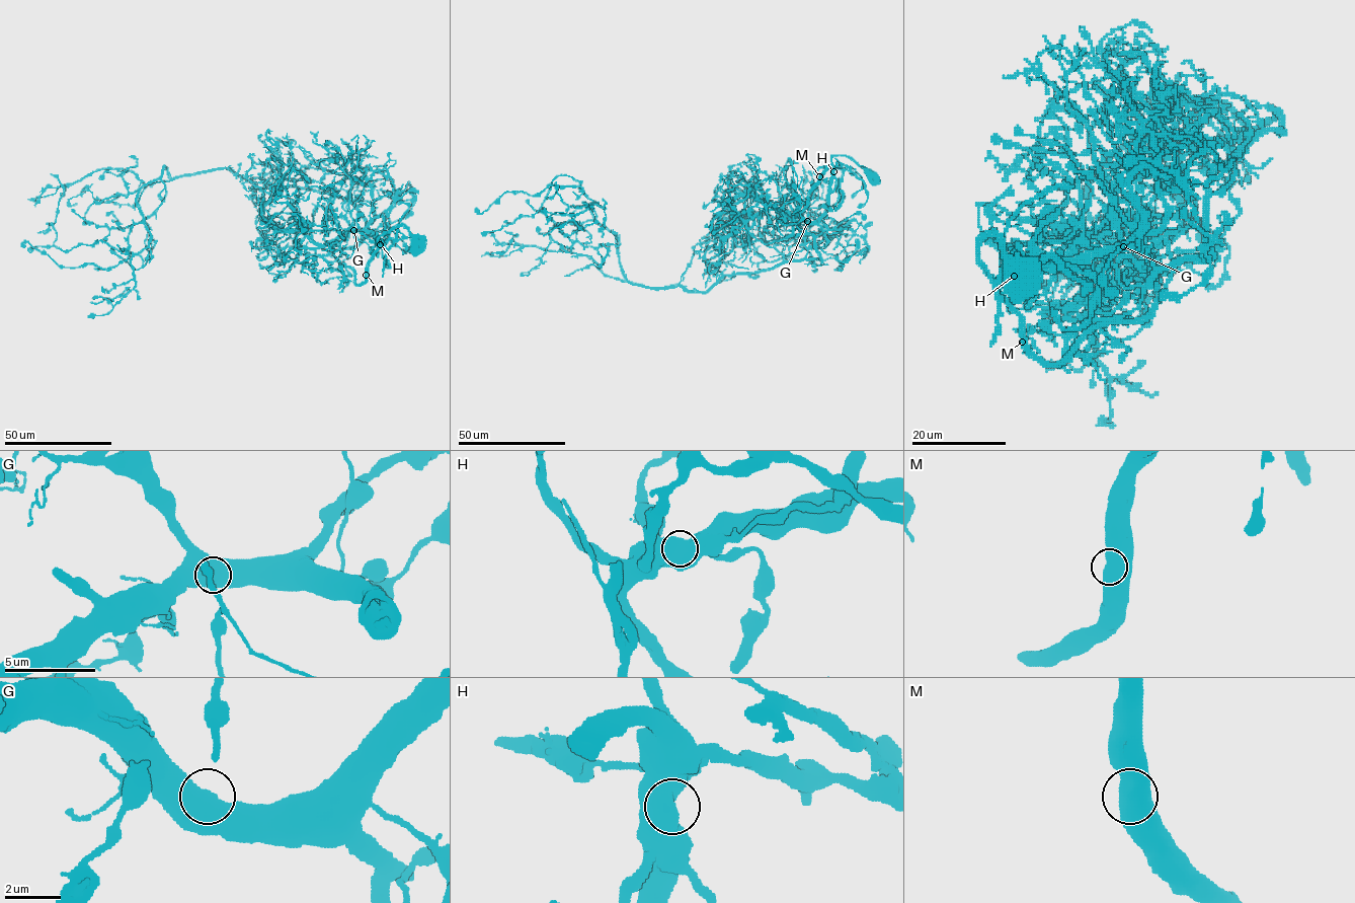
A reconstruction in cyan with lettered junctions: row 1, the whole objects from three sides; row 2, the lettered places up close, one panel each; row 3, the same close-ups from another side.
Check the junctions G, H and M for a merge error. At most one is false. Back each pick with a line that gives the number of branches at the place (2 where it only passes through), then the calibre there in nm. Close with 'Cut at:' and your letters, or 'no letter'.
H: 1 branches meet; 1000 nm thick
Cut at: H

